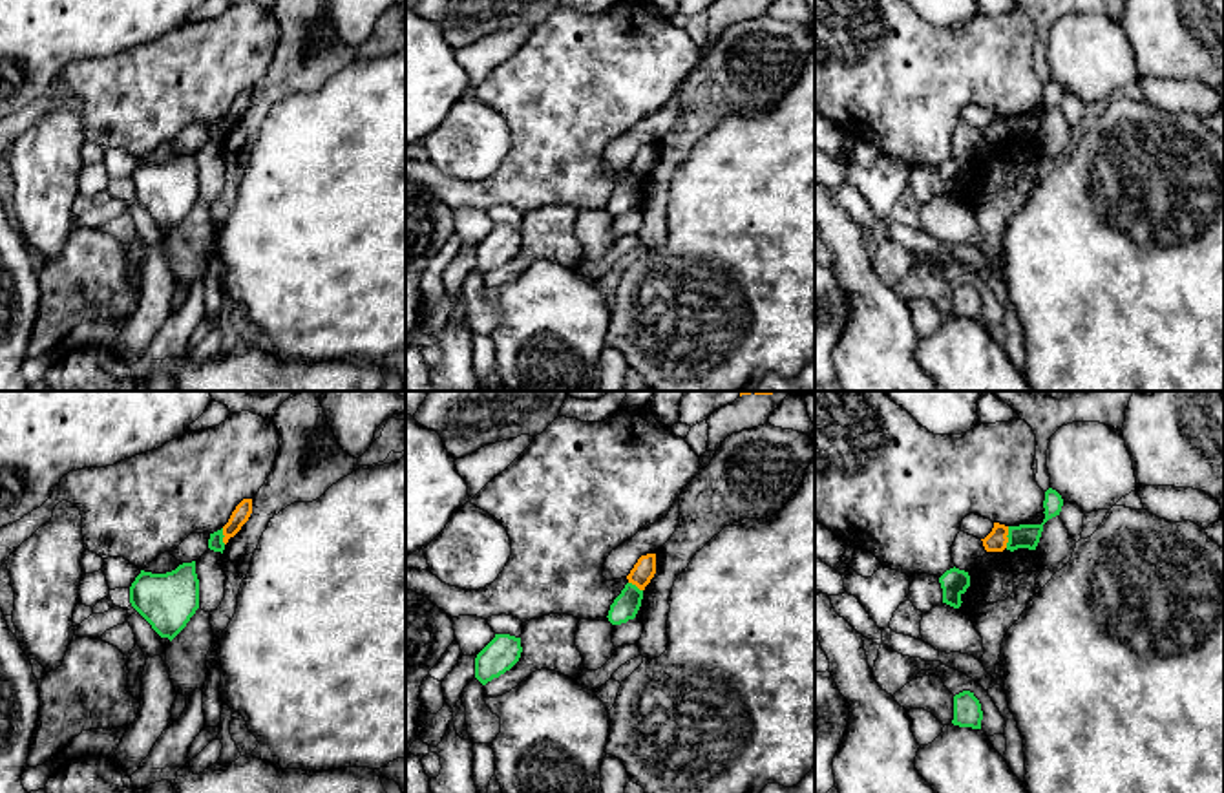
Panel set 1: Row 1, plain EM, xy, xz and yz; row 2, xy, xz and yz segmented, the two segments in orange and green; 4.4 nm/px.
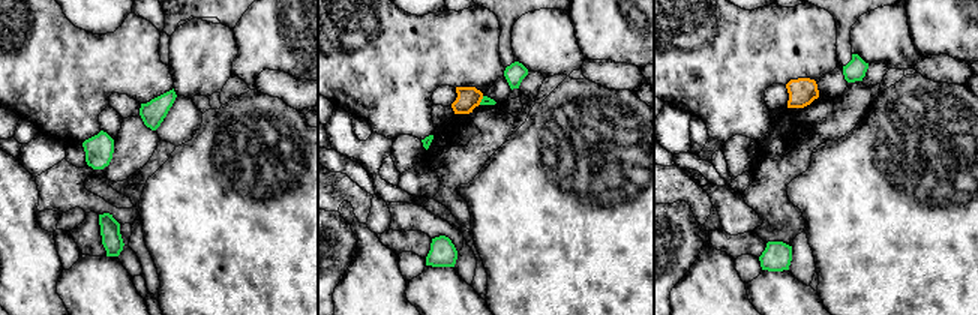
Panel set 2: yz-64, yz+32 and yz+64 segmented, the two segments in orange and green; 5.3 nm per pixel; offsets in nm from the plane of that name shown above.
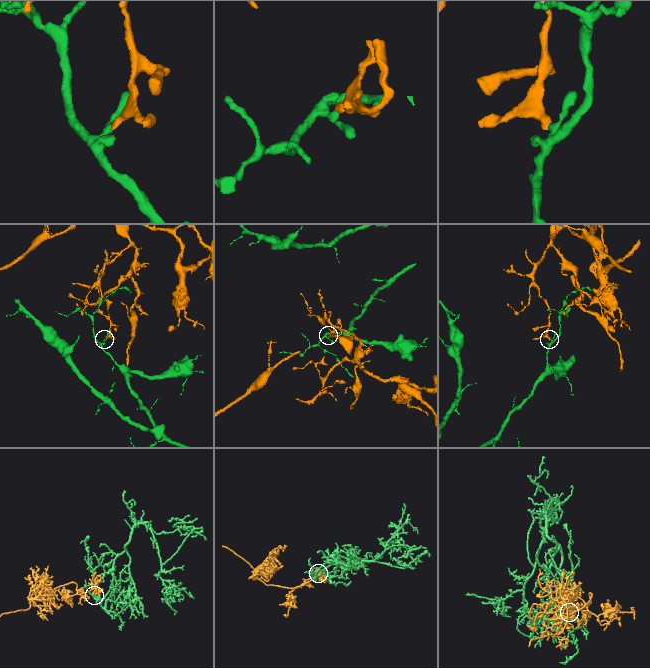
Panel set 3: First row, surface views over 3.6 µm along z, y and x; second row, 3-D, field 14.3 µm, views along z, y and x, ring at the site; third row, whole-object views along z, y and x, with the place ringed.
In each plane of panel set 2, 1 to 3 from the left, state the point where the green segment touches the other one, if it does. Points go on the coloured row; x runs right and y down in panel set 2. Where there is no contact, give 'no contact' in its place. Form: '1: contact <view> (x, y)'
1: no contact
2: contact yz+32 (480, 101)
3: no contact

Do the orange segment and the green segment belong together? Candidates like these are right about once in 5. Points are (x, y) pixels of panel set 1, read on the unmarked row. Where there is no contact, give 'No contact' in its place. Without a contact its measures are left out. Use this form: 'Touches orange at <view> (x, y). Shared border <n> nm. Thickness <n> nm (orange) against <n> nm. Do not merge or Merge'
Touches orange at yz (1007, 128). Shared border 100 nm. Thickness 100 nm (orange) against 110 nm. Do not merge

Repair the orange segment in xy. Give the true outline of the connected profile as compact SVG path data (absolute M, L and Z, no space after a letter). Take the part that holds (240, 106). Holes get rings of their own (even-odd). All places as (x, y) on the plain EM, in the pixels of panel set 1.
M243 90L236 100L232 102L228 113L223 117L223 133L227 135L230 128L234 128L241 117L248 111L252 104L252 90Z

